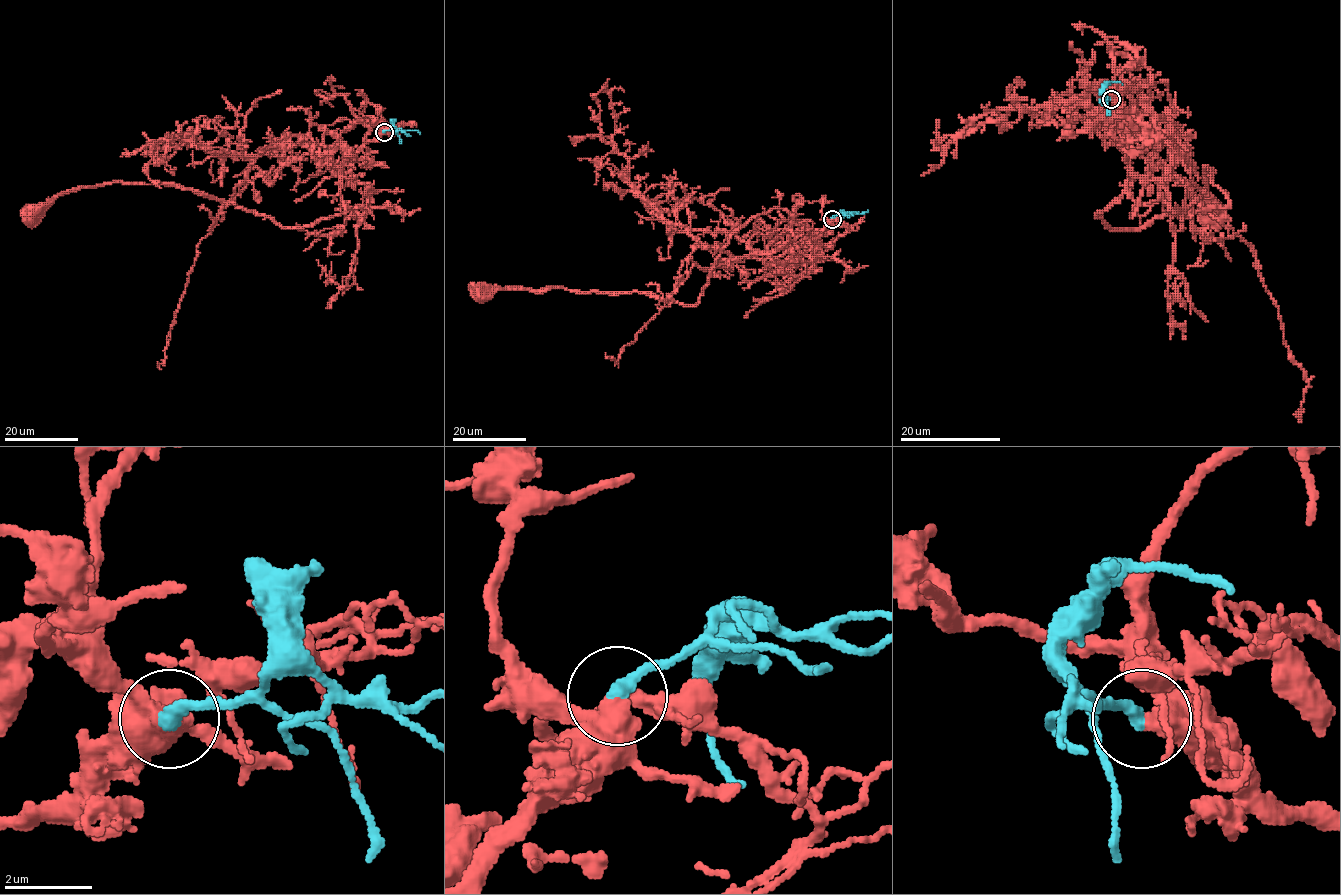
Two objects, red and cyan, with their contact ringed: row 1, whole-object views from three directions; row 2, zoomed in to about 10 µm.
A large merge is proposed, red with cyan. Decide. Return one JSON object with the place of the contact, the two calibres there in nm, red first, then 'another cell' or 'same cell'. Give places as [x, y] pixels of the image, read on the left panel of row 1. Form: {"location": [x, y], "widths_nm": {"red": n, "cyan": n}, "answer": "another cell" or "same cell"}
{"location": [384, 132], "widths_nm": {"red": 420, "cyan": 320}, "answer": "same cell"}

